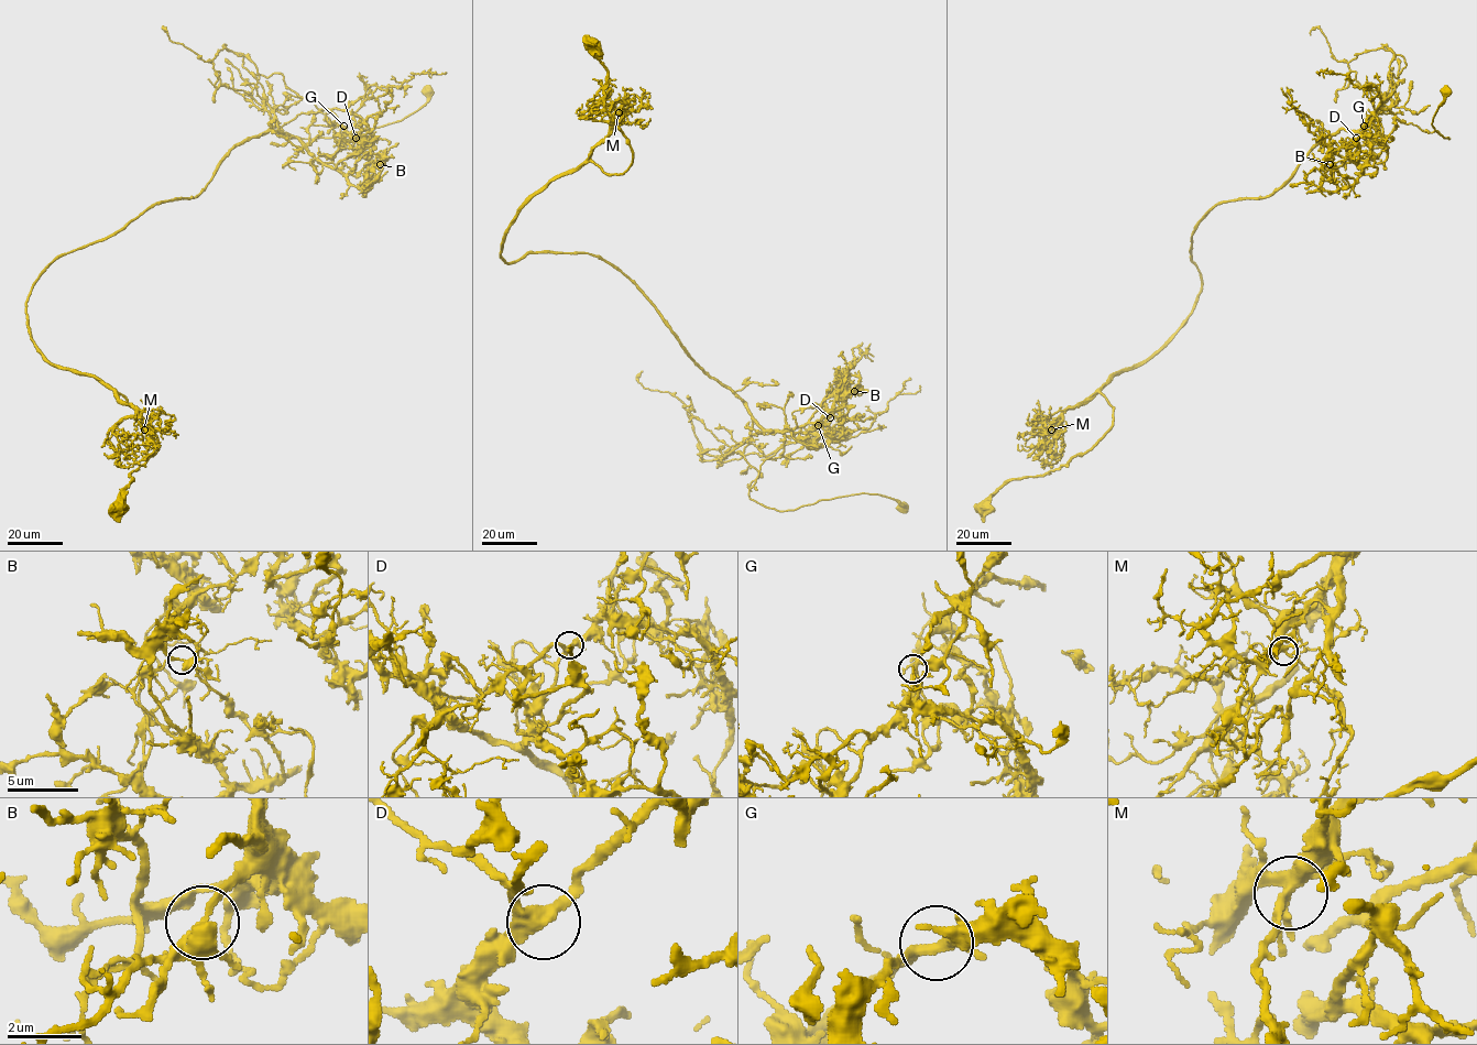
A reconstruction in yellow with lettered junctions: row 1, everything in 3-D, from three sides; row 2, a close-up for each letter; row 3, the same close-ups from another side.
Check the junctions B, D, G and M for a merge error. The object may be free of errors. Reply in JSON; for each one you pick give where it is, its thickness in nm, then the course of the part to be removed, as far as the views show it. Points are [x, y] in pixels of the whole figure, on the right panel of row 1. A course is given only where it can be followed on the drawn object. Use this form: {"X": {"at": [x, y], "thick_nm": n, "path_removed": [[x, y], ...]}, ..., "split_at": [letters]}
{"B": {"at": [1330, 164], "thick_nm": 360, "path_removed": [[1330, 164], [1406, 66], [1381, 47], [1348, 64], [1355, 86], [1382, 95], [1380, 118]]}, "split_at": ["B"]}

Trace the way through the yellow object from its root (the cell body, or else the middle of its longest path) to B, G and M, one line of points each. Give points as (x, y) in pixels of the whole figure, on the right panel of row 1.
B: (983, 509), (1111, 427), (1101, 390), (1191, 312), (1213, 207), (1368, 134), (1354, 184), (1330, 164)
G: (983, 509), (1111, 427), (1101, 390), (1192, 309), (1205, 215), (1271, 196), (1341, 129), (1377, 156), (1364, 126)
M: (983, 509), (1008, 481), (1045, 476), (1087, 452), (1111, 427), (1113, 406), (1095, 391), (1067, 410), (1051, 430)

